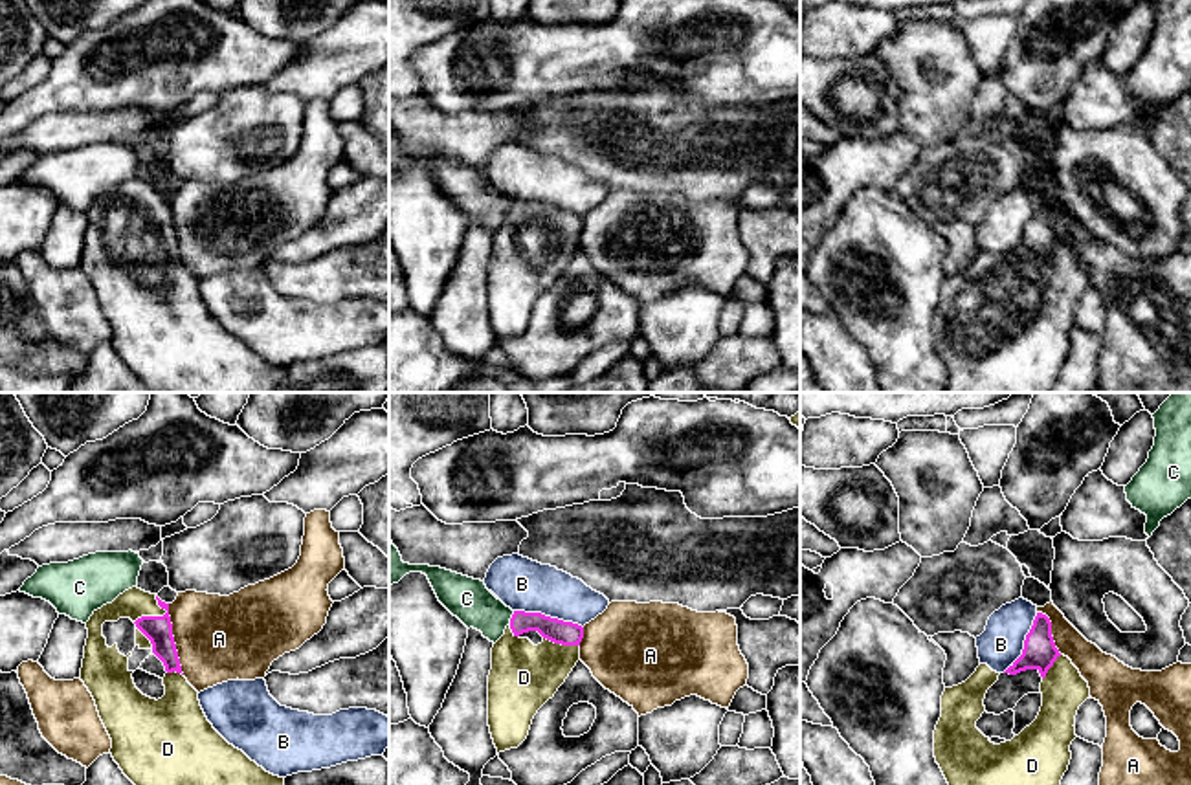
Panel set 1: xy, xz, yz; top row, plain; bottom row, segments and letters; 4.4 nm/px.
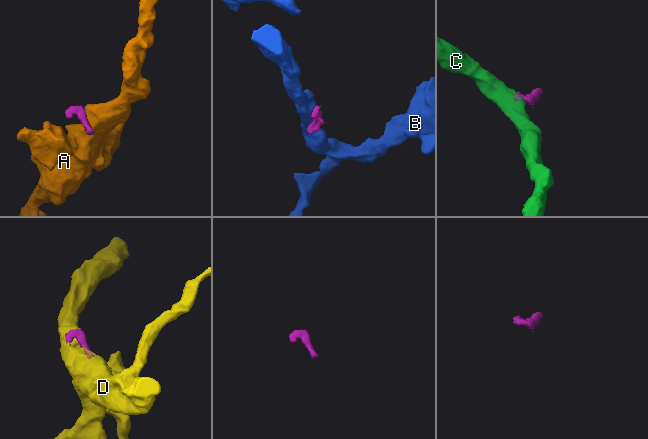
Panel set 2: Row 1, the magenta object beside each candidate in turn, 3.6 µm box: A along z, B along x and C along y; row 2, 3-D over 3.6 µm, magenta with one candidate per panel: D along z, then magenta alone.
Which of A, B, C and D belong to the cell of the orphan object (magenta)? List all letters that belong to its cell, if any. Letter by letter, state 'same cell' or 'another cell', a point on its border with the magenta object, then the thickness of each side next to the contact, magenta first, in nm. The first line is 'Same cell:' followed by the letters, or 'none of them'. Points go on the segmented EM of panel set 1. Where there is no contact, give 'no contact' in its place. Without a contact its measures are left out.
Same cell: D
A: another cell | xy (173, 639) | 120/380 nm
B: another cell | xz (549, 617) | 110/220 nm
C: another cell | xz (512, 617) | 110/190 nm
D: same cell | xy (151, 617) | 120/130 nm

